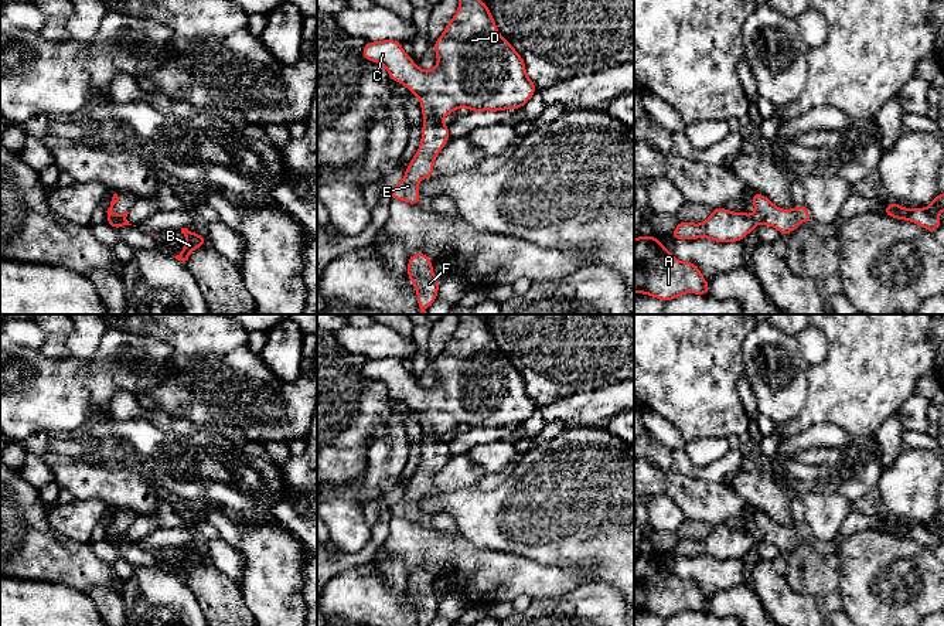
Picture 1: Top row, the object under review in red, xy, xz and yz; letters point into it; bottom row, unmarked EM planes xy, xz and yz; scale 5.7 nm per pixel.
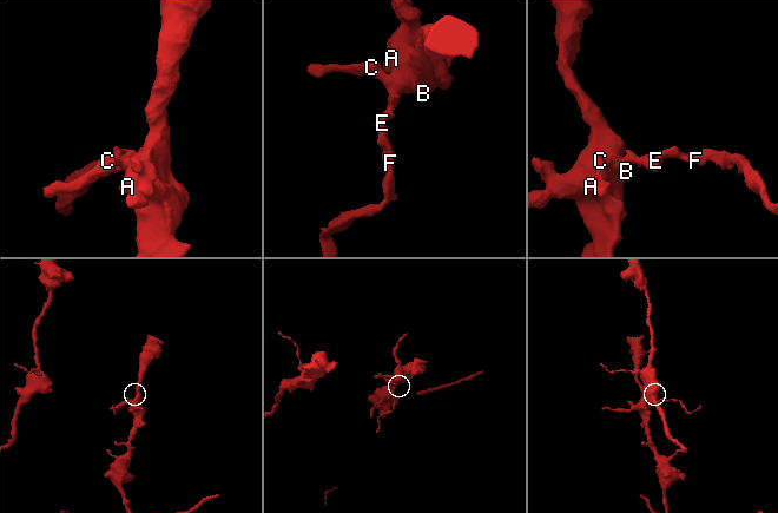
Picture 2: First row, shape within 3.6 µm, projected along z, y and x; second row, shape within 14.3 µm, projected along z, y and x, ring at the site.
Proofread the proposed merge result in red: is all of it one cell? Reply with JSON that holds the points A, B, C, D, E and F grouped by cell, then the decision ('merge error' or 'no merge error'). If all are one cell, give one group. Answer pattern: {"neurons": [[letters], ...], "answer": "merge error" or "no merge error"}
{"neurons": [["A", "B", "C", "D"], ["E", "F"]], "answer": "merge error"}

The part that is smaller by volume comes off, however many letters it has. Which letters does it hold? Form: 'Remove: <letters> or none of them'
Remove: E, F

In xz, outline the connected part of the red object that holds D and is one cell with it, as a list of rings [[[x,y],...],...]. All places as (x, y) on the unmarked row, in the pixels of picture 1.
[[[459,314],[459,327],[434,358],[439,377],[432,388],[420,387],[396,357],[367,360],[362,374],[382,381],[392,399],[402,399],[420,416],[423,435],[444,435],[464,423],[473,429],[521,426],[538,406],[526,394],[525,380],[500,351],[487,320],[477,314]]]

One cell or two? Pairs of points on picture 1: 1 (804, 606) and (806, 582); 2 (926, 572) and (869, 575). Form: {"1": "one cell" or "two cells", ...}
{"1": "two cells", "2": "one cell"}

